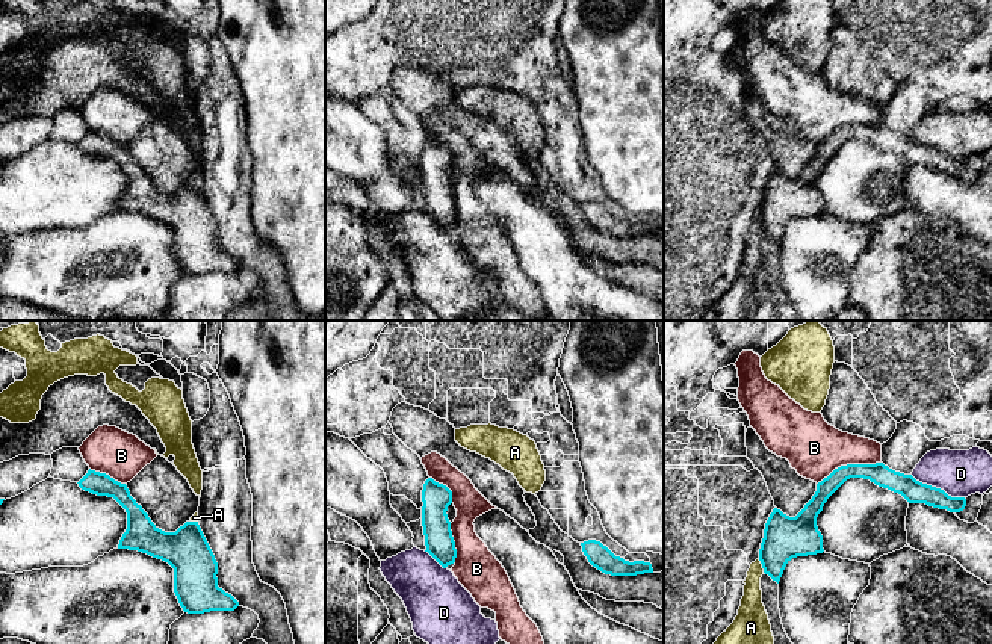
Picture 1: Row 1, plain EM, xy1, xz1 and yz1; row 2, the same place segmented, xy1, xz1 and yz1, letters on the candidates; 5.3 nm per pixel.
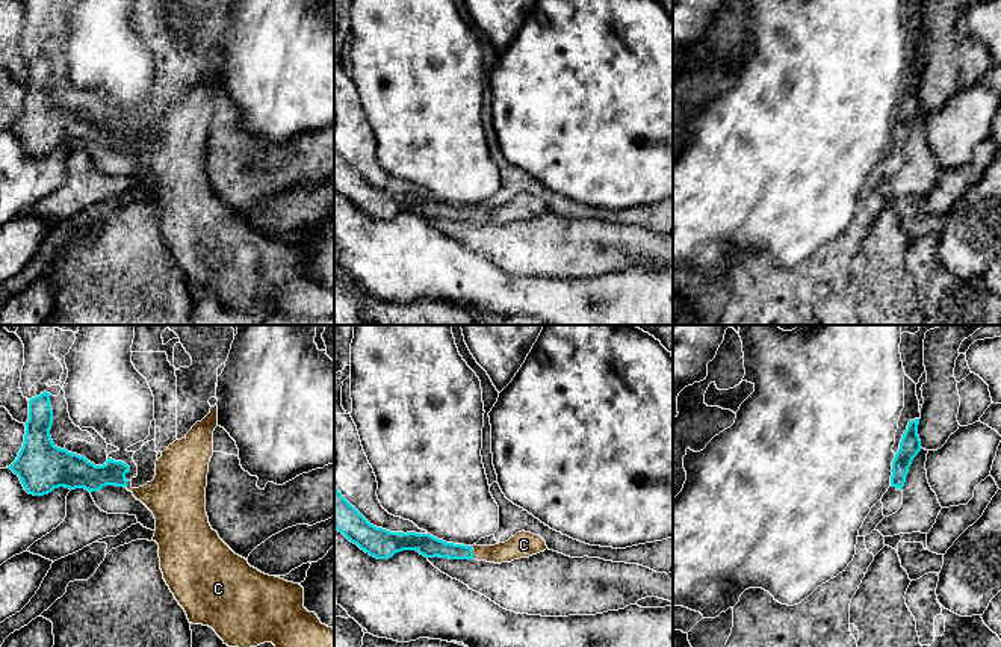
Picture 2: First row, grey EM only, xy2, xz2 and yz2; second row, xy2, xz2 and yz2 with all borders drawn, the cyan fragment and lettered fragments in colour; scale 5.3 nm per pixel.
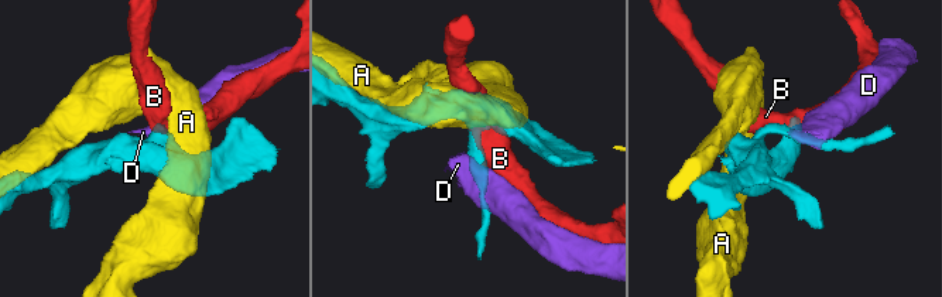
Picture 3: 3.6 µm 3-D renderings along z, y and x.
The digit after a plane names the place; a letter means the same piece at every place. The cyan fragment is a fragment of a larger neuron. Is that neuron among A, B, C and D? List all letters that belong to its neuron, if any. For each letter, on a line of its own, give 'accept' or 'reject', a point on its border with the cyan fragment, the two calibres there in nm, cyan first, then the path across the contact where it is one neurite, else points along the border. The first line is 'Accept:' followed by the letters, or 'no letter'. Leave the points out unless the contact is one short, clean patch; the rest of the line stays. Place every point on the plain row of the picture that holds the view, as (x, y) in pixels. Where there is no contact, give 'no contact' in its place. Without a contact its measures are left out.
Accept: C
A: reject; meets cyan in yz1 at (762, 227); 220 nm thick on the cyan side, 140 nm on the other
B: reject; meets cyan in yz1 at (849, 126); 120 nm thick on the cyan side, 300 nm on the other
C: accept; meets cyan in xz2 at (472, 213); 120 nm thick on the cyan side, 120 nm on the other; runs through xz2 (427, 206), (472, 213), (507, 213), (517, 207)
D: reject; meets cyan in yz1 at (938, 150); 120 nm thick on the cyan side, 260 nm on the other; border along yz1 (911, 136), (942, 150), (951, 157), (964, 159)

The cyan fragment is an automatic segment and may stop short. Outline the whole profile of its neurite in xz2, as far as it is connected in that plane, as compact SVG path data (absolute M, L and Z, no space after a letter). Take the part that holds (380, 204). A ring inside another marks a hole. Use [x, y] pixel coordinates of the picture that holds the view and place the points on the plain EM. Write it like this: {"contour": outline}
{"contour": "M334 148L334 190L377 221L402 212L416 212L425 219L476 221L494 225L529 219L547 210L540 197L517 193L494 207L464 207L439 201L429 195L390 193L370 186Z"}

